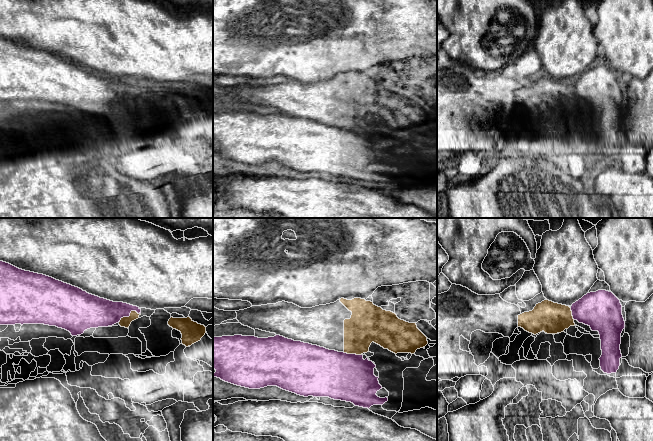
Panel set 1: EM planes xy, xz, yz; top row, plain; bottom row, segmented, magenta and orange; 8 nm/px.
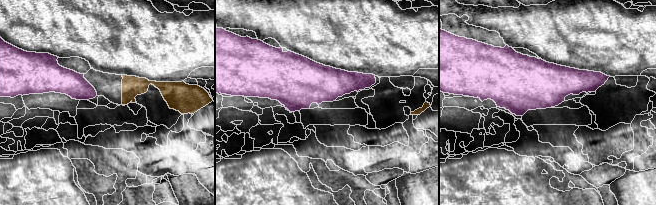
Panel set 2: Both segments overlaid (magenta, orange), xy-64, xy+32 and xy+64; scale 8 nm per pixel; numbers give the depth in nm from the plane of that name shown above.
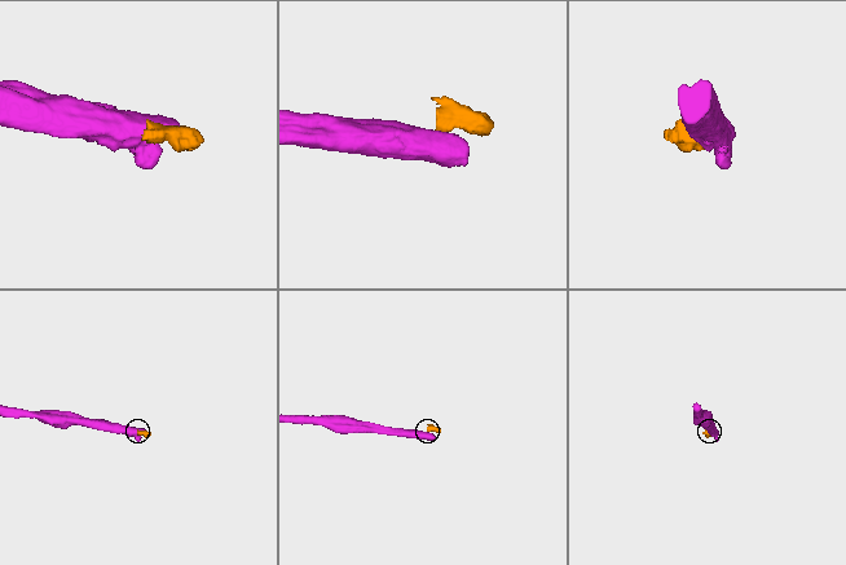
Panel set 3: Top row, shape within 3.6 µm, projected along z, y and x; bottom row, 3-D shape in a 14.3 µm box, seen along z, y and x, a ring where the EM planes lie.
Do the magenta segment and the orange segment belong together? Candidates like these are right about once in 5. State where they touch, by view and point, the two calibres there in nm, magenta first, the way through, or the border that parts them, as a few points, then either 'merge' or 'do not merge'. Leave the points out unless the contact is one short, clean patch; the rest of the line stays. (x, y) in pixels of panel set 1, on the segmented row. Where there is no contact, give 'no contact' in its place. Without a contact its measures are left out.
xy (128, 316) | 240/80 nm | along xy (138, 313), (132, 311), (119, 322) | do not merge

